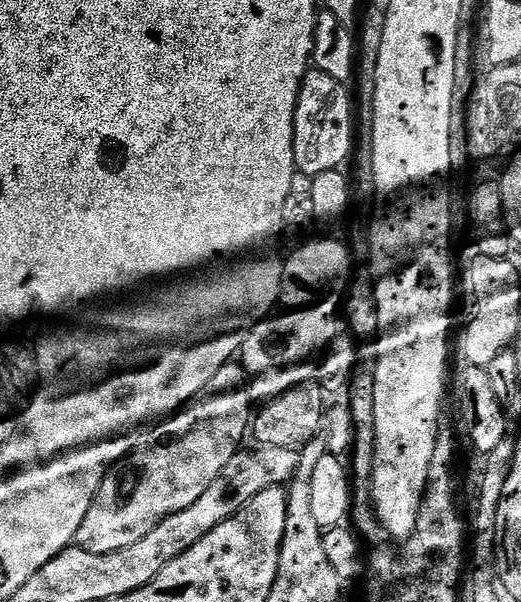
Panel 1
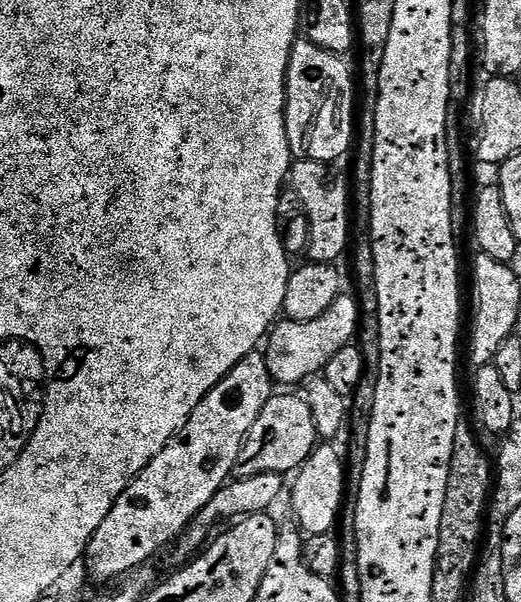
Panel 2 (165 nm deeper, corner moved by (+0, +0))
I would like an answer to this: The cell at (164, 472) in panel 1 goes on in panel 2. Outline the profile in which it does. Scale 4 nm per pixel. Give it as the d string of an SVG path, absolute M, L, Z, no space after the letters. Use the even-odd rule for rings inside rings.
M263 351L251 352L234 370L226 373L189 414L188 421L162 454L139 472L118 502L114 502L84 554L82 564L88 567L89 574L96 580L115 581L127 577L147 565L144 563L175 536L186 532L210 498L229 483L244 441L273 395L274 381Z

